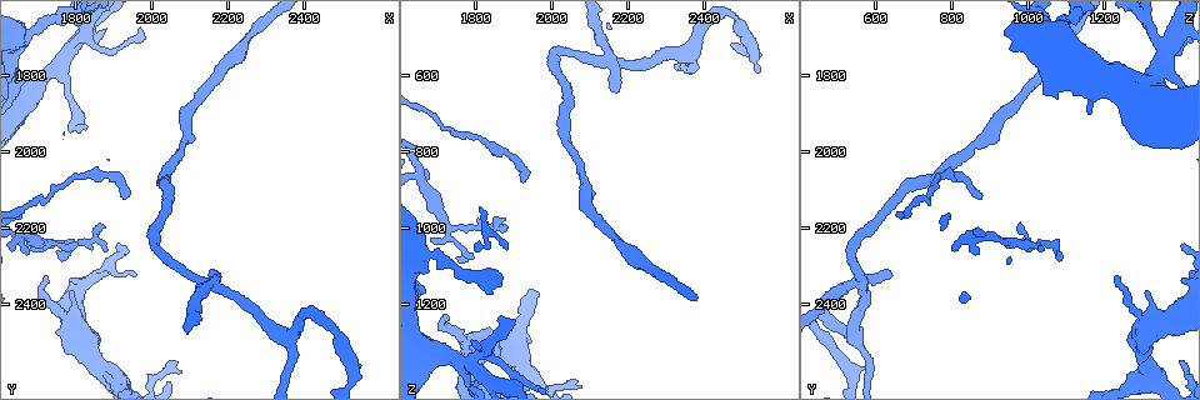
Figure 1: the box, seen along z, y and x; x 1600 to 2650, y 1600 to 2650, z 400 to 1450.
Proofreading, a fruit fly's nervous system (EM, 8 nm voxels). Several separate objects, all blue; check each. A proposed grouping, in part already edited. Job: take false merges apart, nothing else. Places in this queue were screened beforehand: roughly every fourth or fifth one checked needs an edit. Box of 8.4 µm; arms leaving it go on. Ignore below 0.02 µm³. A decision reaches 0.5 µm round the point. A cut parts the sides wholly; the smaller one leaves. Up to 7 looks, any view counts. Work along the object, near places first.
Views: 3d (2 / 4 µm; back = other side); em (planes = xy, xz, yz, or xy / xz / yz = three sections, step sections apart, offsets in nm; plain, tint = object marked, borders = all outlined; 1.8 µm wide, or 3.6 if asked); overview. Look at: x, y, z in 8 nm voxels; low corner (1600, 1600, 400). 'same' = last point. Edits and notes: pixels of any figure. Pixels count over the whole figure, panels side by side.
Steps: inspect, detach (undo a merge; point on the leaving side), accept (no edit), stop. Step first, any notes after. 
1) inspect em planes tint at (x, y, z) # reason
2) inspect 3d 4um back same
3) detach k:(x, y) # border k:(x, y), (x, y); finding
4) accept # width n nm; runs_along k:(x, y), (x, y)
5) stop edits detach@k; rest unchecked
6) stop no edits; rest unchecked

inspect em 3.6um planes plain at (1665, 1690, 1070) # calibre changes

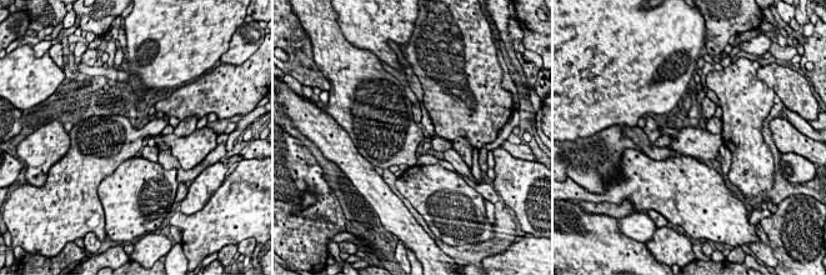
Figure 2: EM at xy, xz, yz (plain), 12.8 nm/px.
inspect em 3.6um planes tint same # with the object marked

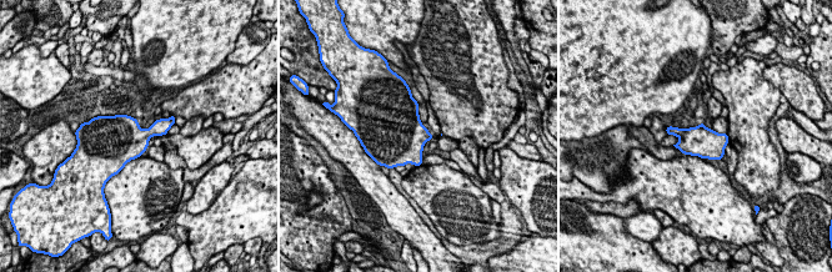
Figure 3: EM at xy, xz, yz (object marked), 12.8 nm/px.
accept # width 400 nm; all the same cell

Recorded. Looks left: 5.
inspect 3d 2um at (1785, 1725, 1355) # sudden change in width

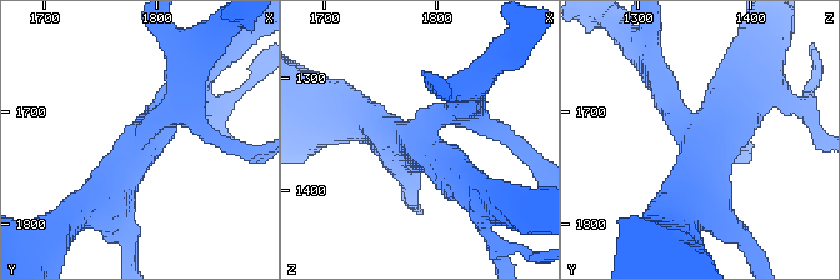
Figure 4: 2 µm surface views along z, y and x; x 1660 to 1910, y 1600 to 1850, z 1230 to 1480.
inspect em planes plain at (1788, 1718, 1356)

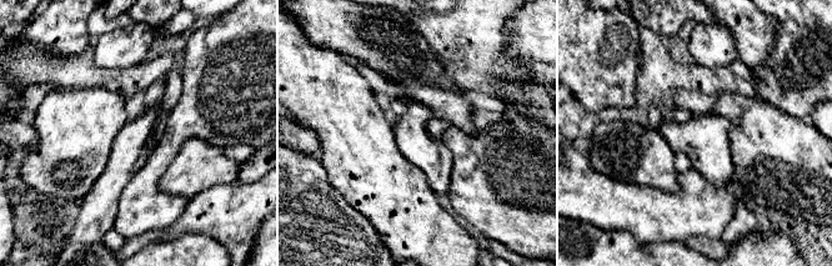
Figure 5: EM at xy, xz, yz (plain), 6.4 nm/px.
inspect em planes tint same # with the object marked

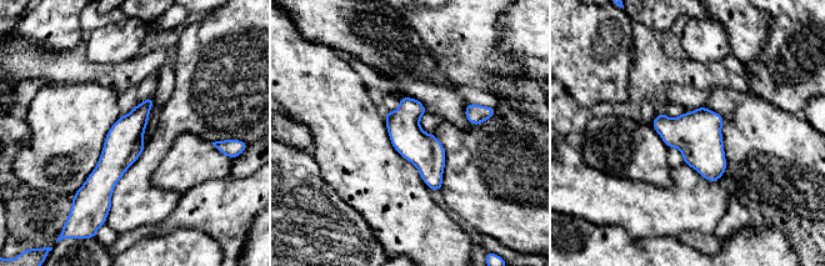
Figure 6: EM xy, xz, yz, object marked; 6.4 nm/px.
accept # runs_along 6:(149, 101), (104, 177), (104, 201); all the same cell

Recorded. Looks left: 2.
inspect em planes tint at (2160, 2345, 570) # three arms meet

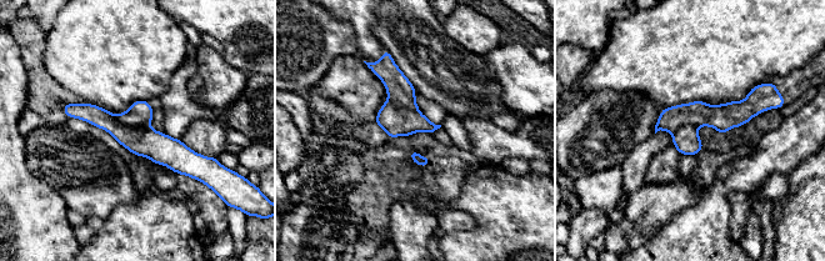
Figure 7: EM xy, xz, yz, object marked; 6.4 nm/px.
detach 7:(140, 113) # part_leaving 7:(765, 104), (659, 126); a second cell is stuck on

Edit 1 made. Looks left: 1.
stop edits detach@7; rest unchecked

